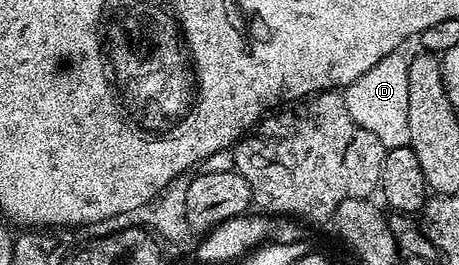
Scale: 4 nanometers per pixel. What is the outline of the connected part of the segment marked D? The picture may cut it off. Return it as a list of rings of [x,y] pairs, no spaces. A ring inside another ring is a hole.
[[[396,51],[385,55],[361,79],[342,90],[345,107],[349,107],[349,115],[365,131],[373,131],[377,139],[381,139],[383,148],[388,150],[393,147],[410,145],[409,139],[409,71],[407,70],[408,58],[402,57],[402,52]]]

